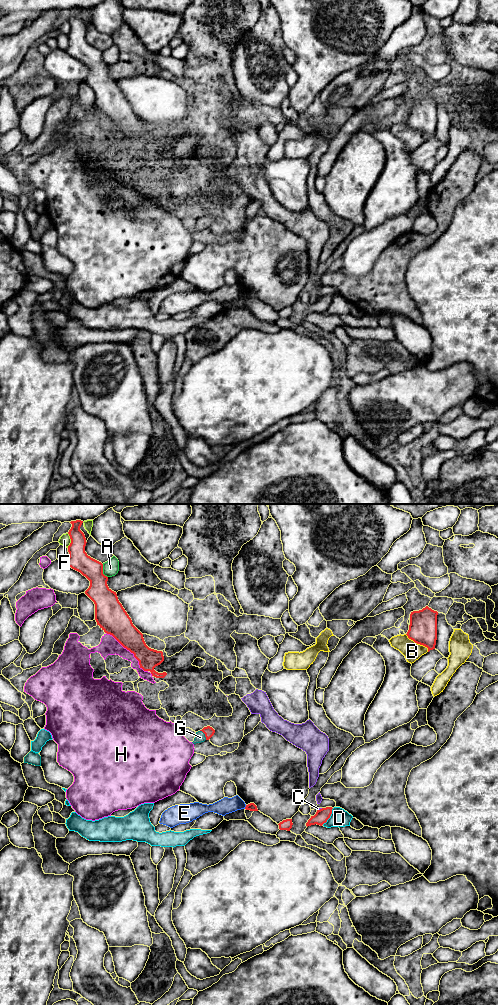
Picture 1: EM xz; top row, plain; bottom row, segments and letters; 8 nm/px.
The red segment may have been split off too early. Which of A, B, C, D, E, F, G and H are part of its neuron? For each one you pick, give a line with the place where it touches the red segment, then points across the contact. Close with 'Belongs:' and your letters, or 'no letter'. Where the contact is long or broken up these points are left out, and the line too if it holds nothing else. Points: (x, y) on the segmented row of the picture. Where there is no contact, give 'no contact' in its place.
G: xz (205, 735) | across xz (208, 731), (205, 735), (200, 737)
Belongs: G

